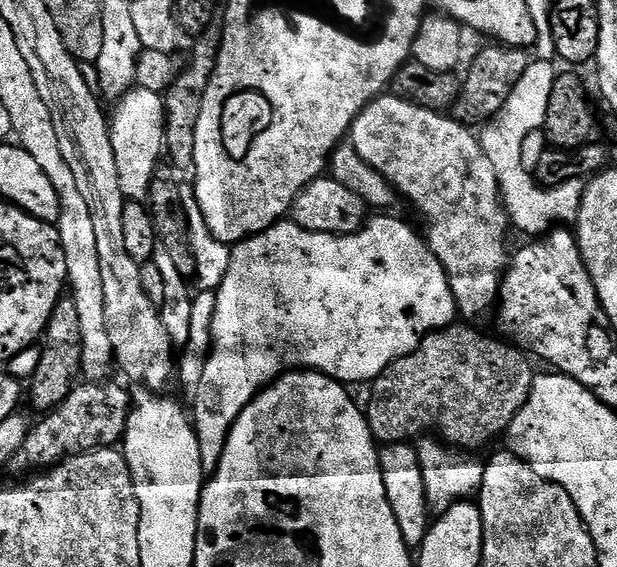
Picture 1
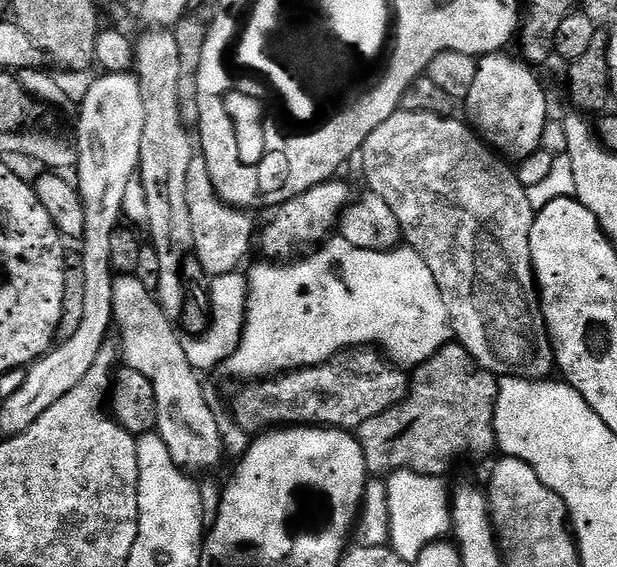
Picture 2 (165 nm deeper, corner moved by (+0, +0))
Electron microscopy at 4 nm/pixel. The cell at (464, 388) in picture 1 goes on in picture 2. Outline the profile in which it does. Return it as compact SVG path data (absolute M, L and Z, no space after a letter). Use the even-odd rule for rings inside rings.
M449 342L441 346L425 364L419 364L411 373L408 395L404 400L378 414L378 418L362 422L358 429L358 439L369 473L384 478L393 472L409 468L411 472L444 478L452 466L452 459L459 452L469 452L472 456L495 453L496 431L492 419L498 403L496 384L497 377L480 367L478 361L460 343Z

